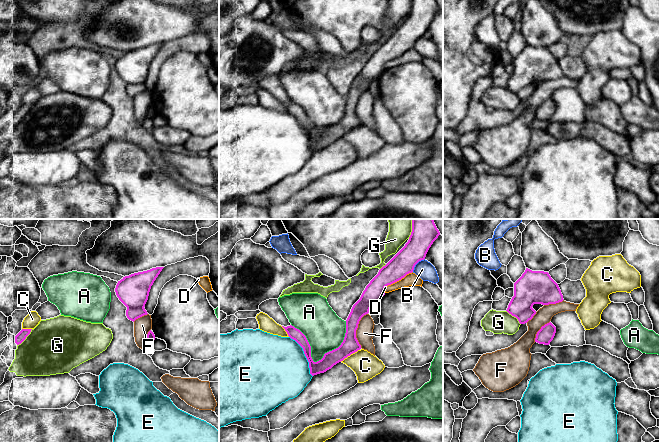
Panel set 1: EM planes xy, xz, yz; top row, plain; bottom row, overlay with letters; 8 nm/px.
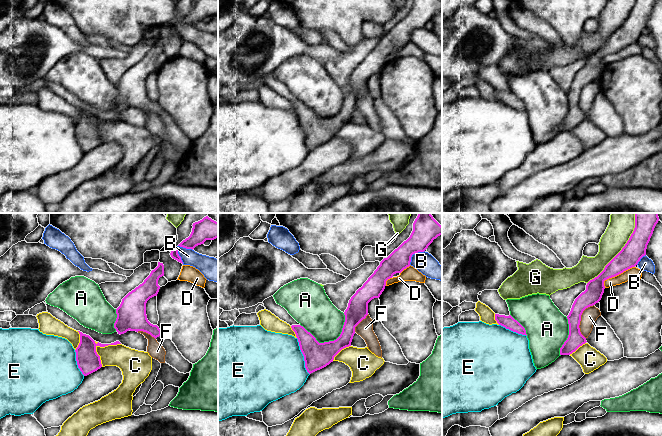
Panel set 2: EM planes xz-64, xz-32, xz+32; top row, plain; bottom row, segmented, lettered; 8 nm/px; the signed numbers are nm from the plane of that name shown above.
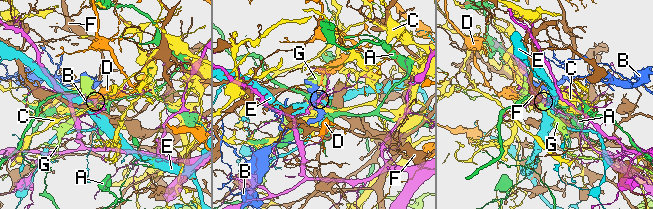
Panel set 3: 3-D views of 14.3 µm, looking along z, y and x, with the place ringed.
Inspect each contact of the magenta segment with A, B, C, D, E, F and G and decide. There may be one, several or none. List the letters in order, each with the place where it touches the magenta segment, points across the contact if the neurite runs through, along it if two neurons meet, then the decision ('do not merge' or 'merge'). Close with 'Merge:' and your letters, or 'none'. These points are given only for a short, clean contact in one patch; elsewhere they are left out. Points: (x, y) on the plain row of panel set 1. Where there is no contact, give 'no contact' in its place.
A: contact xz (313, 137); do not merge
B: contact xz (416, 39); border xz (424, 34), (415, 41), (412, 47); do not merge
C: contact xz (349, 131); do not merge
D: contact xz (396, 57); do not merge
E: contact xz (305, 131); do not merge
F: contact xz (356, 105); do not merge
G: contact xy (25, 114); do not merge
Merge: none

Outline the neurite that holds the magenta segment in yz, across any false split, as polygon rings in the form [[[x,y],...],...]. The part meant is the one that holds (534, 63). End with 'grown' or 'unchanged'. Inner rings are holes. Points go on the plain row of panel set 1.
[[[526,44],[514,59],[514,72],[506,87],[516,93],[520,100],[525,100],[536,90],[532,84],[534,80],[549,81],[563,76],[558,60],[548,48]]]; unchanged

